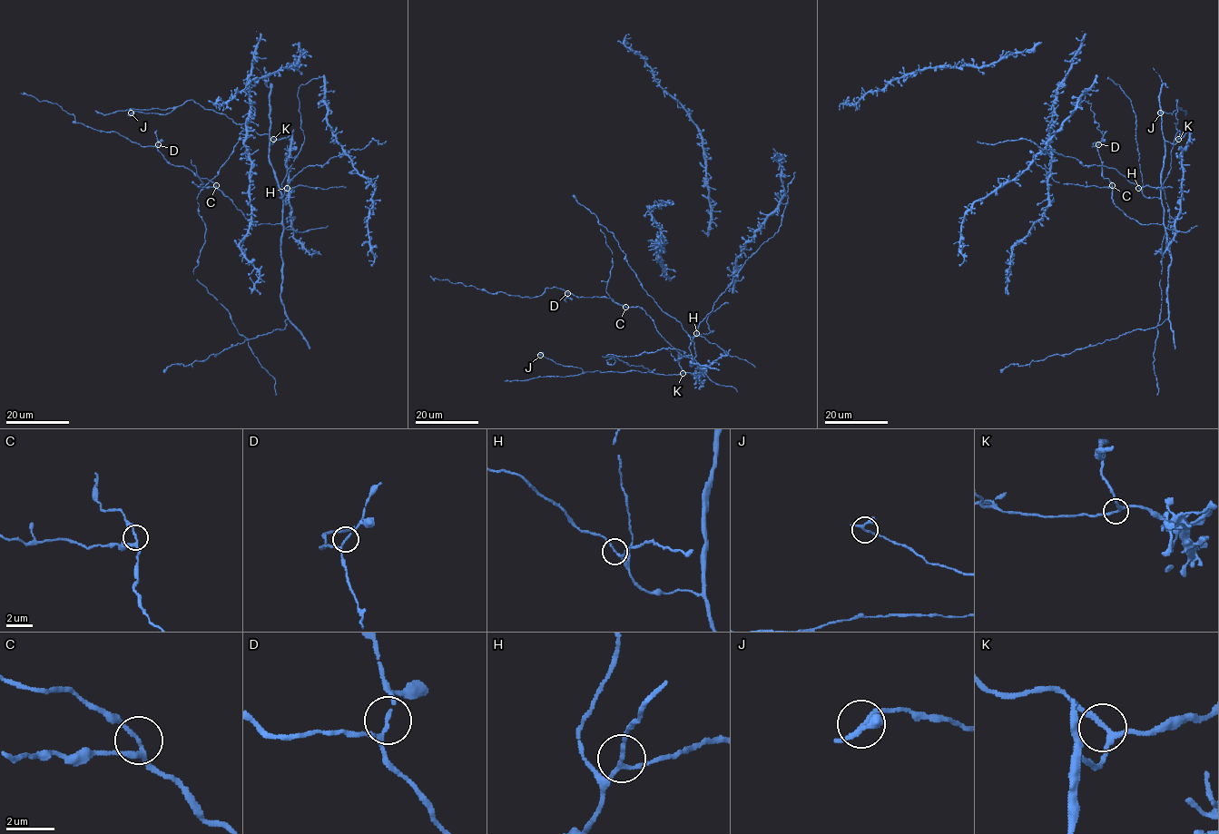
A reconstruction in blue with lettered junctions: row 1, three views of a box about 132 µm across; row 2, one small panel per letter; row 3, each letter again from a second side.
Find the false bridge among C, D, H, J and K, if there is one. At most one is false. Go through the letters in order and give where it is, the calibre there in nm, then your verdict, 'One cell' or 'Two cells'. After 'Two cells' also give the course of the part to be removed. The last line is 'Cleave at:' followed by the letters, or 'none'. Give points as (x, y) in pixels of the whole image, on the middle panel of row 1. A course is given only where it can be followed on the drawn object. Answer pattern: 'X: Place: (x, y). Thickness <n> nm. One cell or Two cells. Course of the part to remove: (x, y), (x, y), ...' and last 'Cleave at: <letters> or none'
C: Place: (625, 307). Thickness 160 nm. One cell
D: Place: (567, 293). Thickness 130 nm. One cell
H: Place: (696, 333). Thickness 140 nm. One cell
J: Place: (540, 355). Thickness 160 nm. One cell
K: Place: (683, 373). Thickness 160 nm. One cell
Cleave at: none

